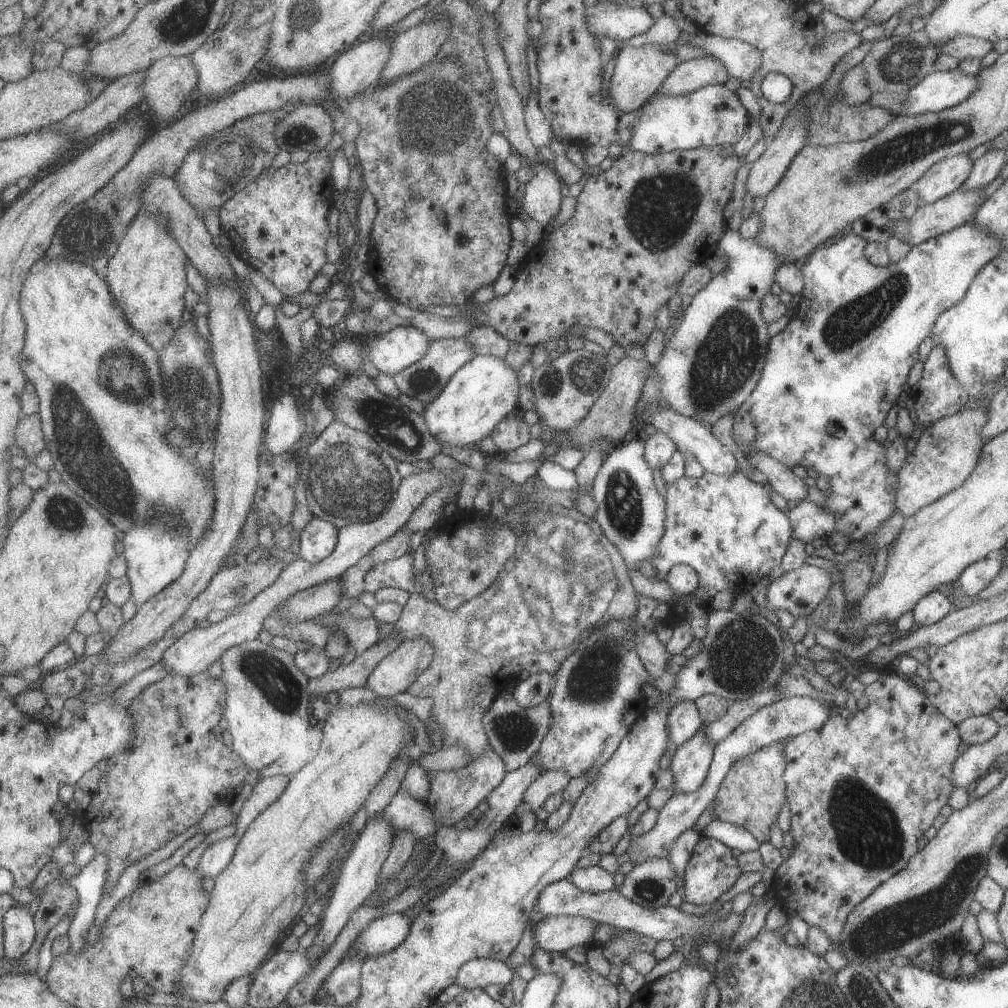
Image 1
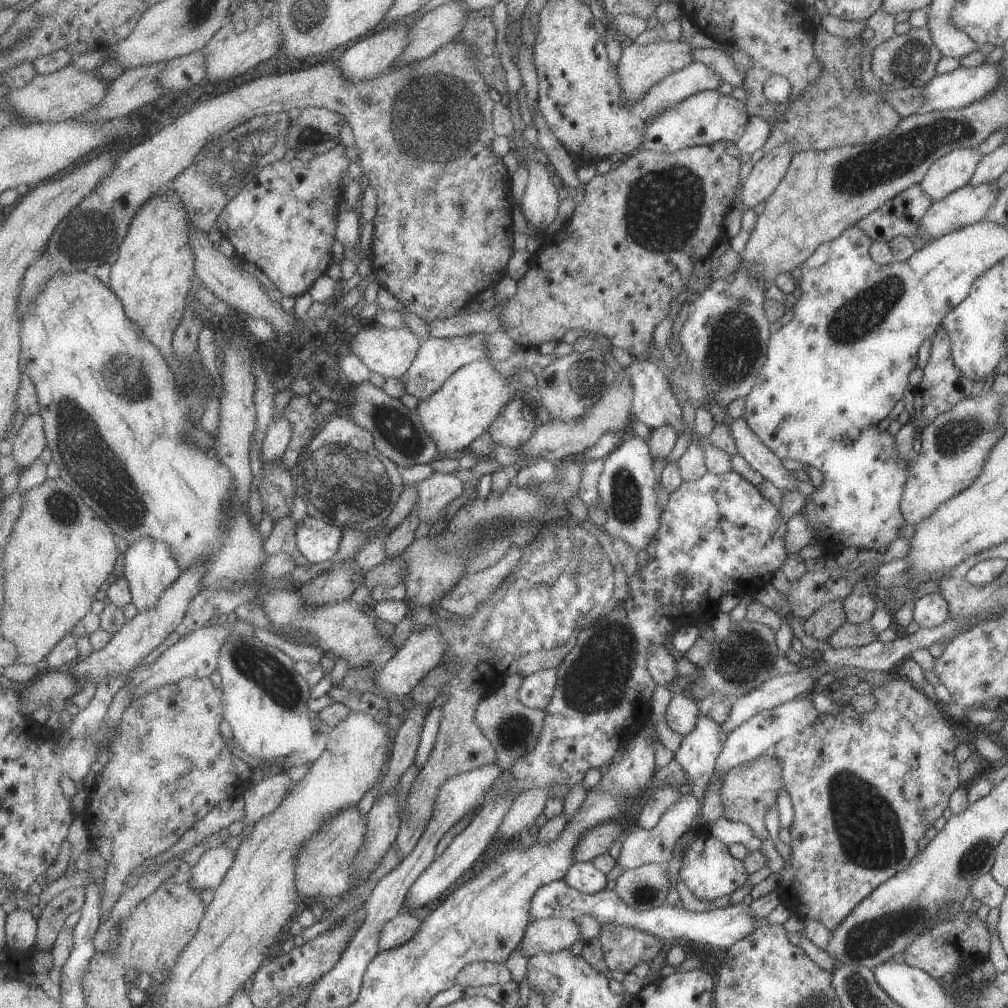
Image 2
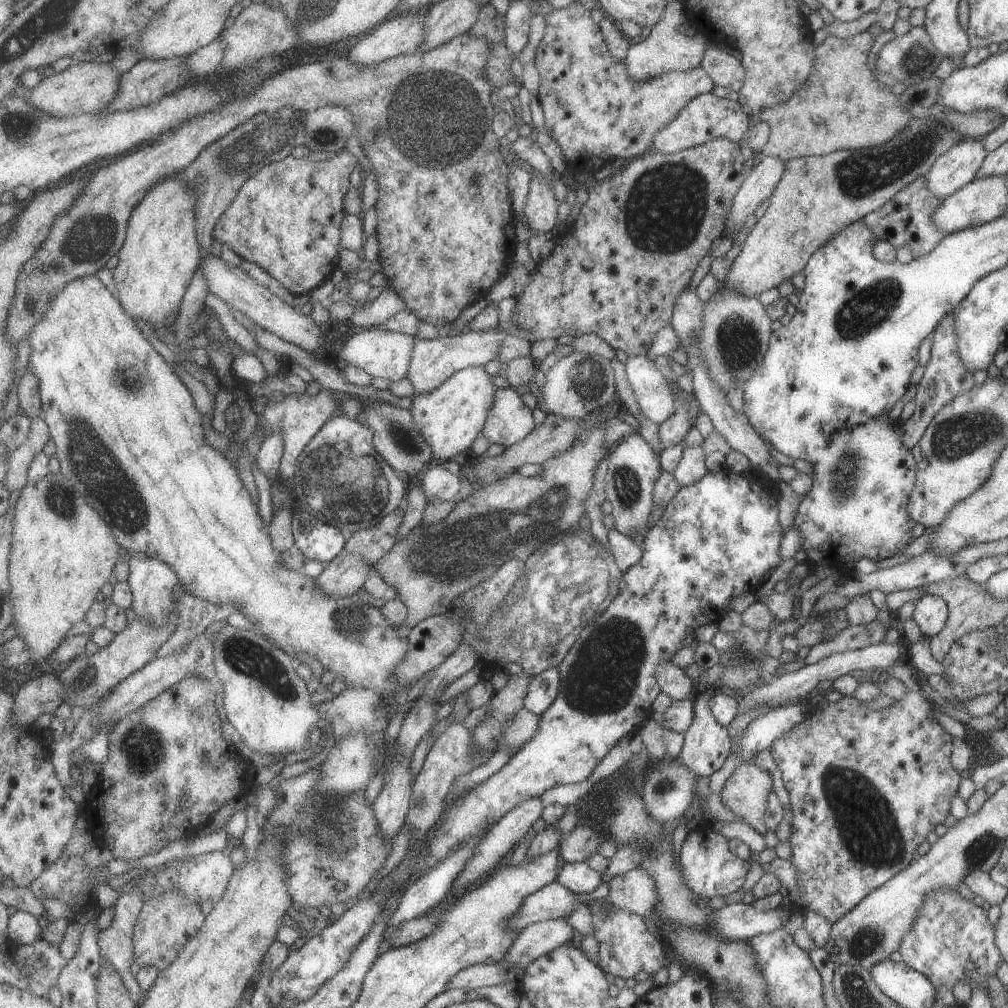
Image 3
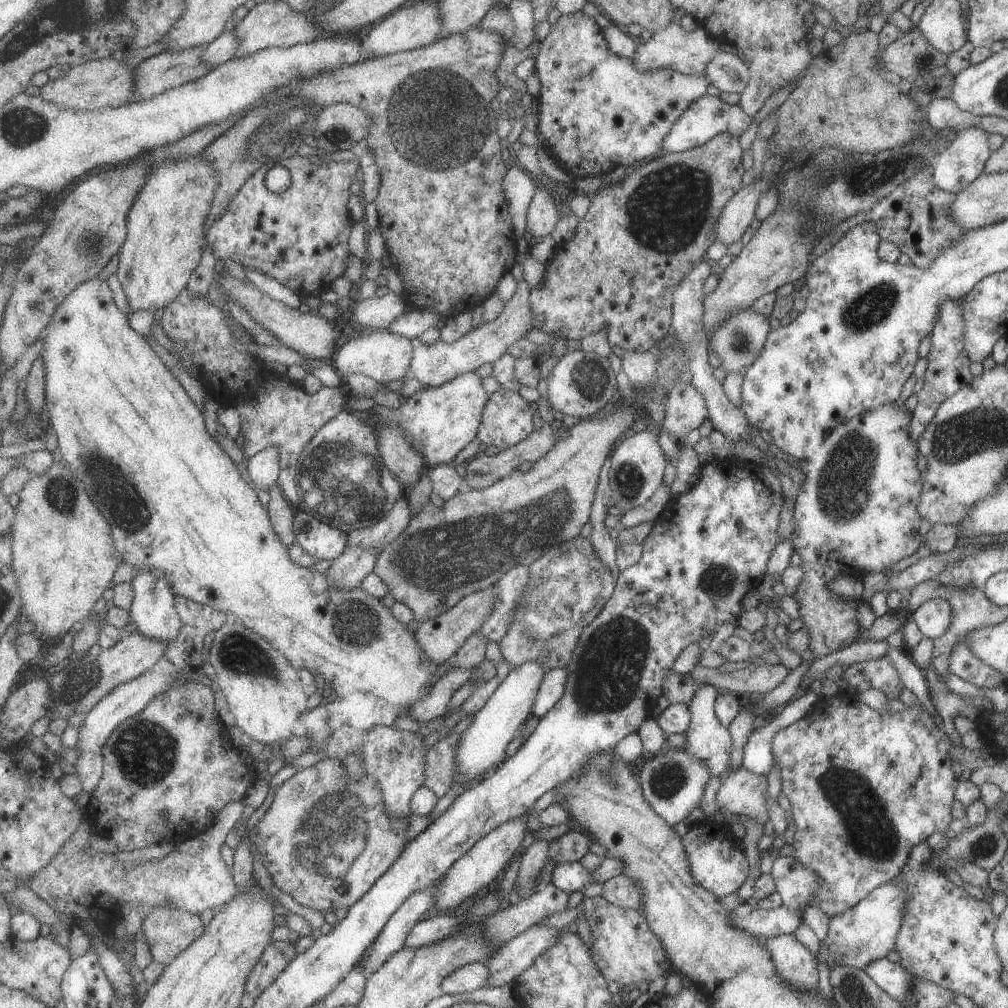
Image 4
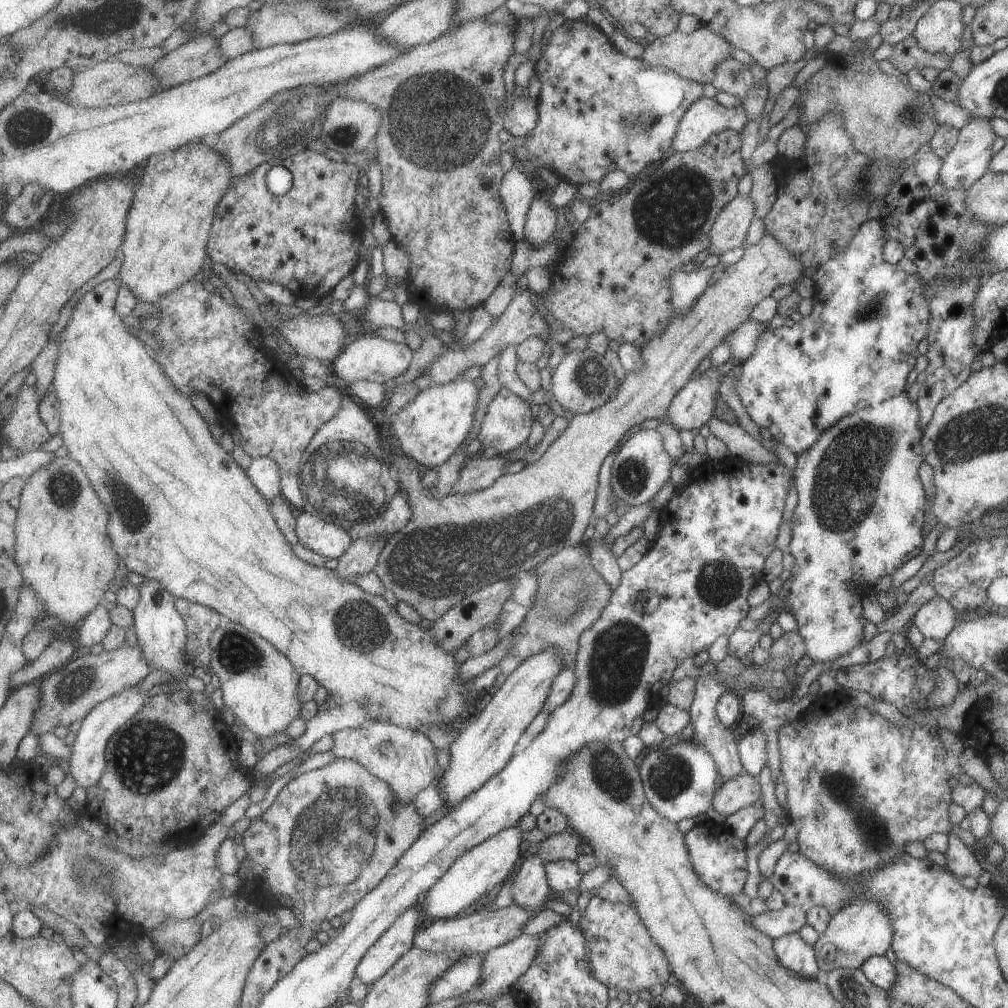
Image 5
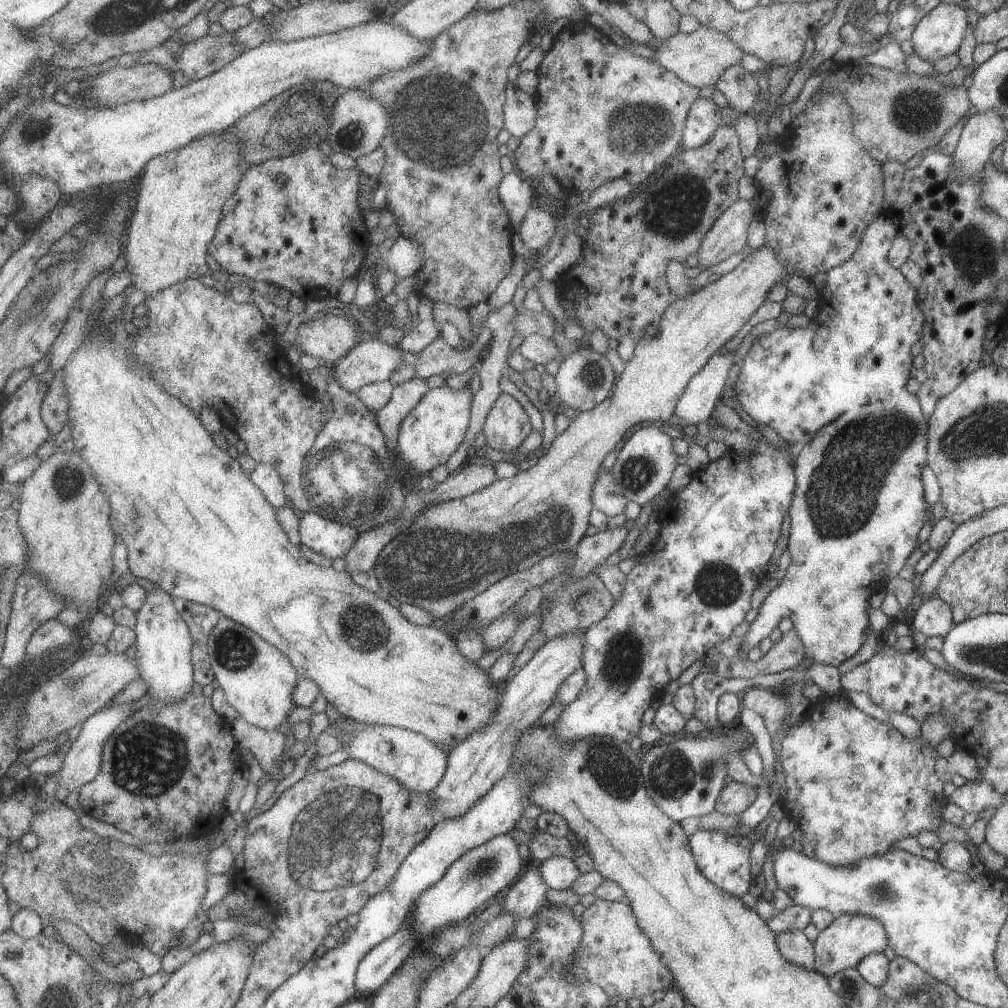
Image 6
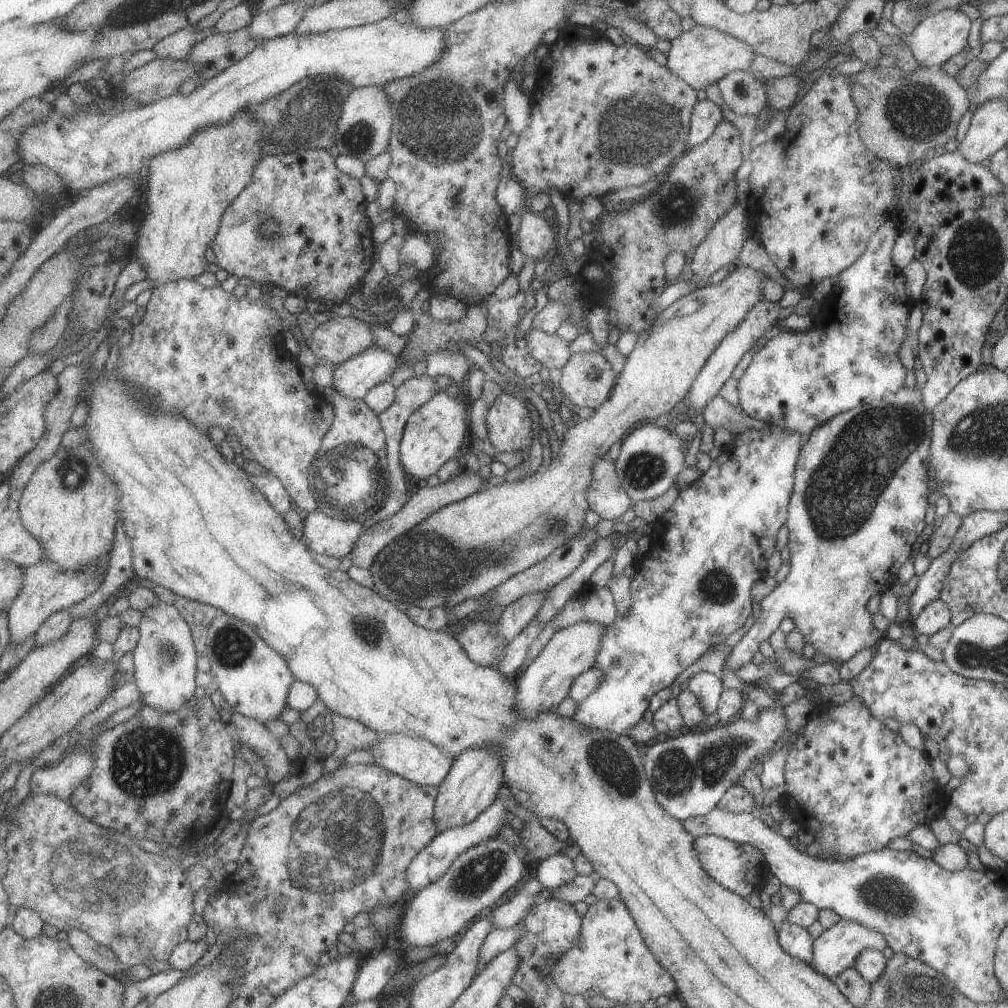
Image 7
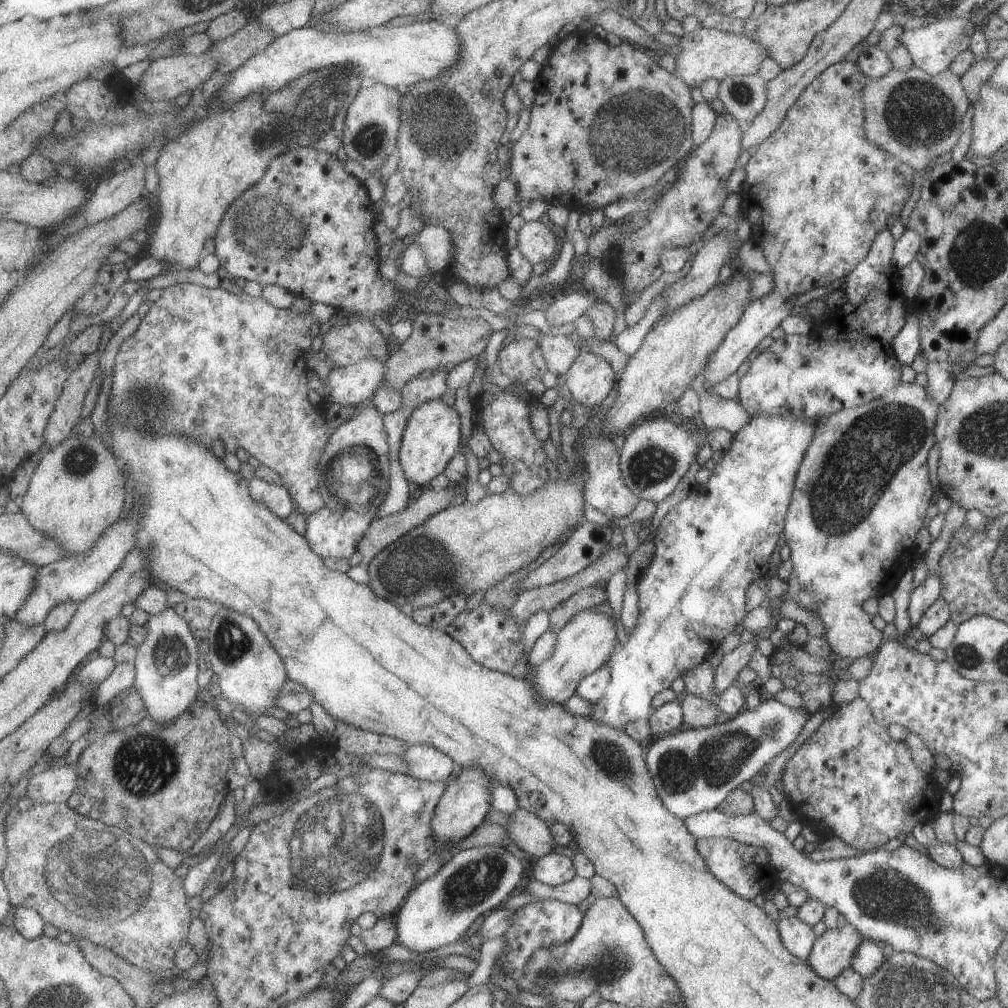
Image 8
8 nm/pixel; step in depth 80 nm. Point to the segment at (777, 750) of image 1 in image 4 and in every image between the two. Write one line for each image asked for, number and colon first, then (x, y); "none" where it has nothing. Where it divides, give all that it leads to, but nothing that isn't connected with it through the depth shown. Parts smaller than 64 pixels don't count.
2: (748, 789)
3: (744, 792)
4: (741, 792)

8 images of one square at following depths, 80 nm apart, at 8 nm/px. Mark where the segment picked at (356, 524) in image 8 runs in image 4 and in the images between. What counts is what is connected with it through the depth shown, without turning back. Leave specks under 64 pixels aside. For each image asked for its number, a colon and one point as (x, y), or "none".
4: (318, 539)
5: (330, 541)
6: (332, 540)
7: (325, 536)

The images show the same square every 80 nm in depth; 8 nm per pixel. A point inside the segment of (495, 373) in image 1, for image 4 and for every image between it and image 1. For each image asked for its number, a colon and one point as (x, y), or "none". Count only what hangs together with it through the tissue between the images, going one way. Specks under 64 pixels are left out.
2: (469, 399)
3: (449, 418)
4: (439, 421)

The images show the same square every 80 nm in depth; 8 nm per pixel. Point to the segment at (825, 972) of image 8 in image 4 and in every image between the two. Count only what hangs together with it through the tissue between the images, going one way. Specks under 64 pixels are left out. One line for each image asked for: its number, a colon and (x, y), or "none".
4: (867, 931)
5: (861, 929)
6: (841, 945)
7: (835, 949)

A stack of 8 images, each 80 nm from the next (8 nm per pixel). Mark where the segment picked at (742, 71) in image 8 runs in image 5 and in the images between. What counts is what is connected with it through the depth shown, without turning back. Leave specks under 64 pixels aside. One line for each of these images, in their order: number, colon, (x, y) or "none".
5: (694, 56)
6: (698, 58)
7: (702, 56)

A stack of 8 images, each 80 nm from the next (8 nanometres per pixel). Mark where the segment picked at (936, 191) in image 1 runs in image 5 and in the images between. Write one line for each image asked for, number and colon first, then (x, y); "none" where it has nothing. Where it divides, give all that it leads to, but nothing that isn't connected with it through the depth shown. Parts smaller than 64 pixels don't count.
2: (952, 171)
3: (957, 166)
4: (962, 161)
5: (968, 159)

